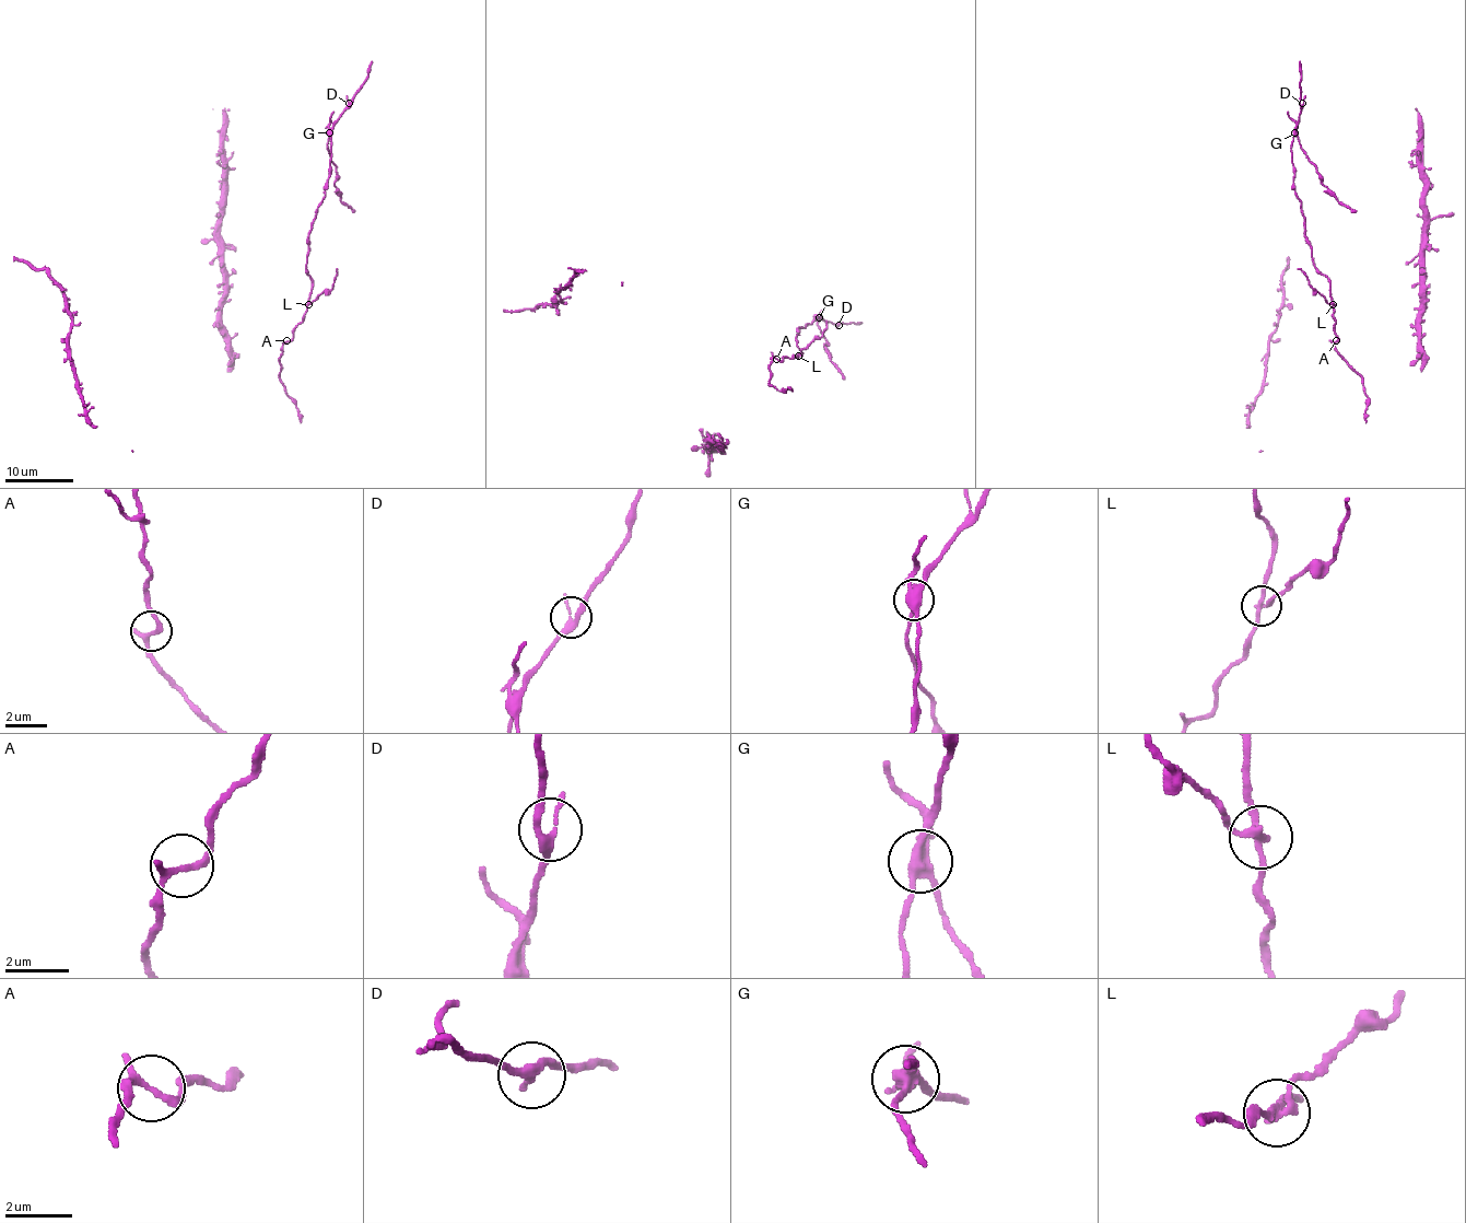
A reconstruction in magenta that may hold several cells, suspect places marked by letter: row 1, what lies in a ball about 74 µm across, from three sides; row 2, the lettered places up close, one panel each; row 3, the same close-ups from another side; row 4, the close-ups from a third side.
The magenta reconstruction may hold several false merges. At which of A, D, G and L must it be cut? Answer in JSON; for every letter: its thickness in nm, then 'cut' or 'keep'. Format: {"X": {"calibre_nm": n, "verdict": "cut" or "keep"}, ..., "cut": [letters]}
{"A": {"calibre_nm": 190, "verdict": "keep"}, "D": {"calibre_nm": 280, "verdict": "keep"}, "G": {"calibre_nm": 360, "verdict": "cut"}, "L": {"calibre_nm": 200, "verdict": "cut"}, "cut": ["G", "L"]}

